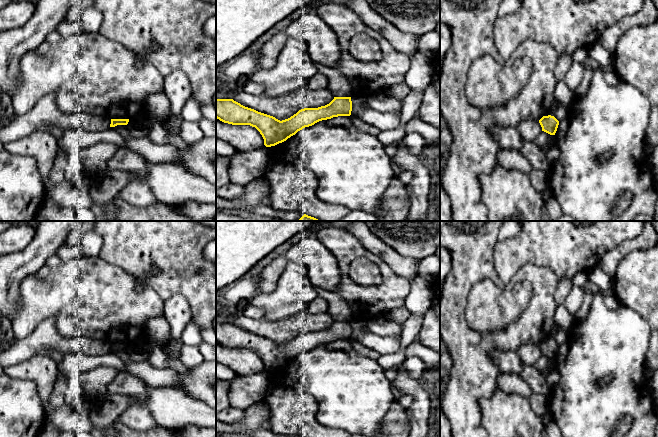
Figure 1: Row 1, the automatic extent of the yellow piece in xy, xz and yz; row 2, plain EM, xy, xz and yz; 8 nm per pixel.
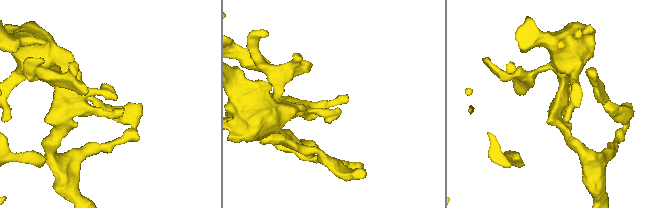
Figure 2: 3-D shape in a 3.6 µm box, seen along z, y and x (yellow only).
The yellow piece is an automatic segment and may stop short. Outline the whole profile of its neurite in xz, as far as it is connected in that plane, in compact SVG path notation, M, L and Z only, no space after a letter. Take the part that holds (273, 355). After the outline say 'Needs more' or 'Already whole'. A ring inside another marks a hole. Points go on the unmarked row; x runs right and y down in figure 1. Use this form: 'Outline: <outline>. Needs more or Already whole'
Outline: M334 321L327 329L318 332L304 332L285 344L245 331L233 323L216 323L216 342L232 349L255 351L264 363L266 371L286 365L305 351L338 340L350 340L351 321Z. Already whole

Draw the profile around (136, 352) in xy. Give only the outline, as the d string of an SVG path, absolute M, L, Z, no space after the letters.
M131 345L128 346L128 353L130 358L135 362L140 362L148 359L148 352L145 351L141 345Z

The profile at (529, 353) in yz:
M524 344L518 348L516 354L525 365L534 366L536 361L542 356L542 351L539 344Z

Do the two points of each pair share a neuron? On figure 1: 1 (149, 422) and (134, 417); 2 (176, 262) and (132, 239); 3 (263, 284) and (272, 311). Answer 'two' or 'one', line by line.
1: one
2: one
3: two

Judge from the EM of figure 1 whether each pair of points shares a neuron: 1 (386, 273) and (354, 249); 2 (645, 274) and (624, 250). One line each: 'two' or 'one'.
1: one
2: two

